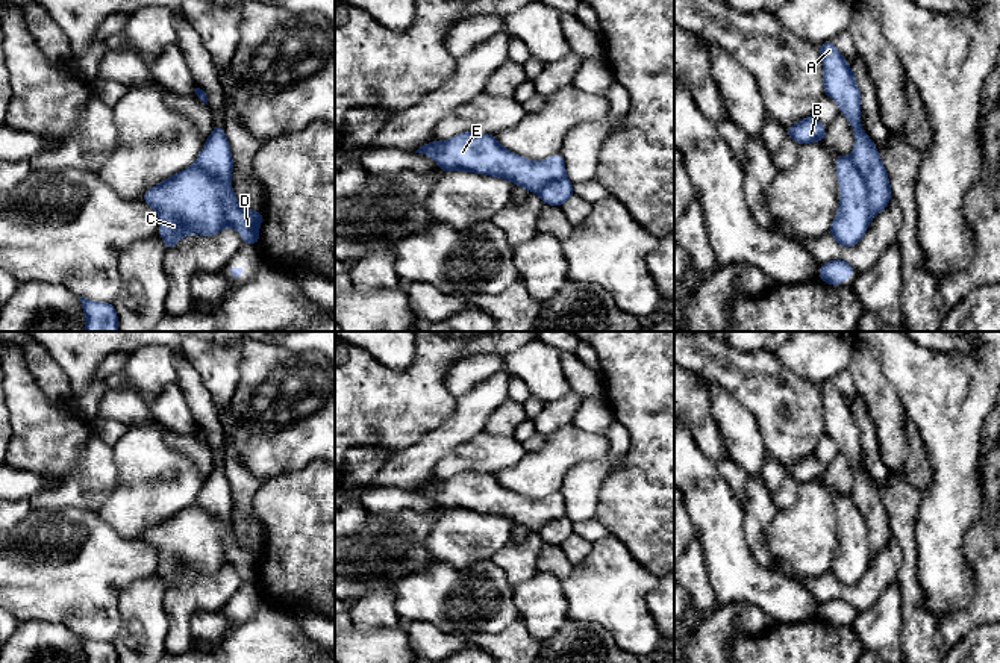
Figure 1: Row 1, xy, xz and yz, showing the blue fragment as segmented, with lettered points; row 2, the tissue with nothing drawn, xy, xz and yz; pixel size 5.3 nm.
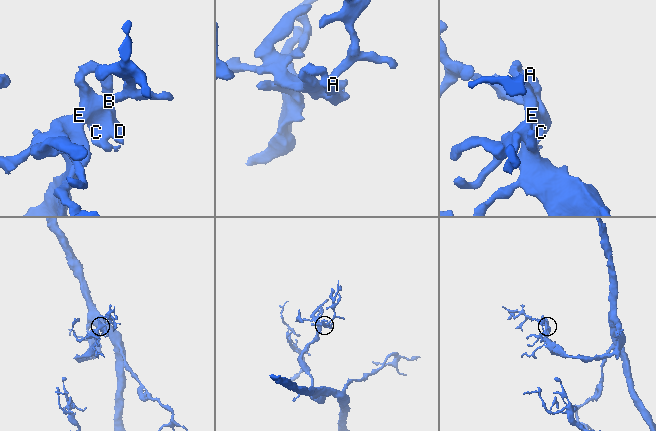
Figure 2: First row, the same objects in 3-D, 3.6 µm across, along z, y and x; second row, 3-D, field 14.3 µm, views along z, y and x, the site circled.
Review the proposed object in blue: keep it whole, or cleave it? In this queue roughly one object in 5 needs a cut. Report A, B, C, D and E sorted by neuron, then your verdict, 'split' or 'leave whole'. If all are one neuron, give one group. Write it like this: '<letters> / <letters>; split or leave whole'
A B C D E; leave whole

